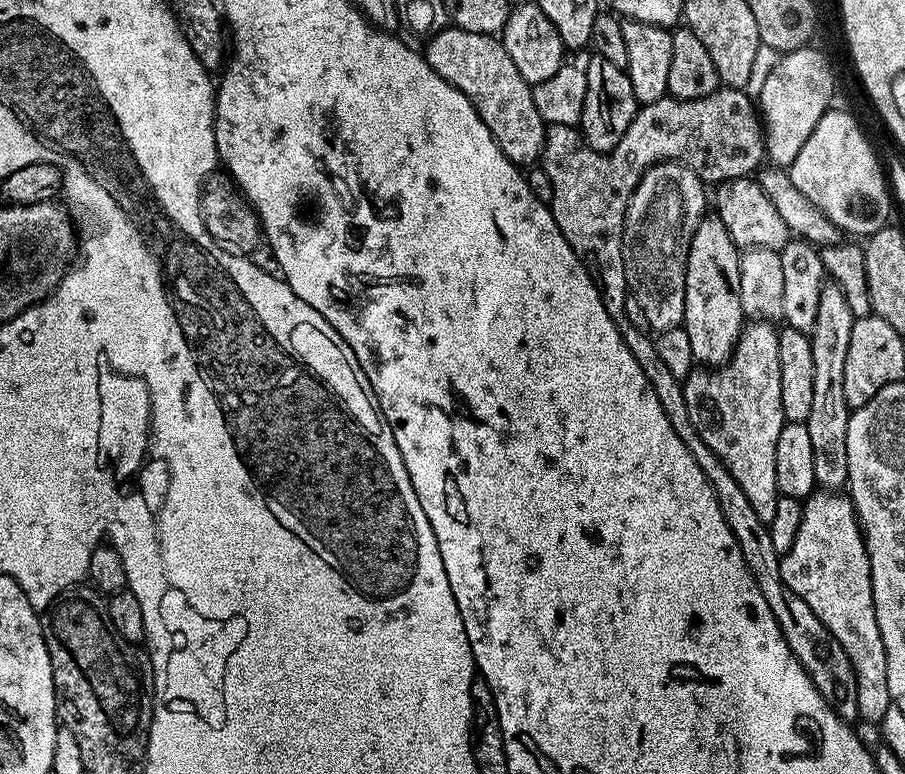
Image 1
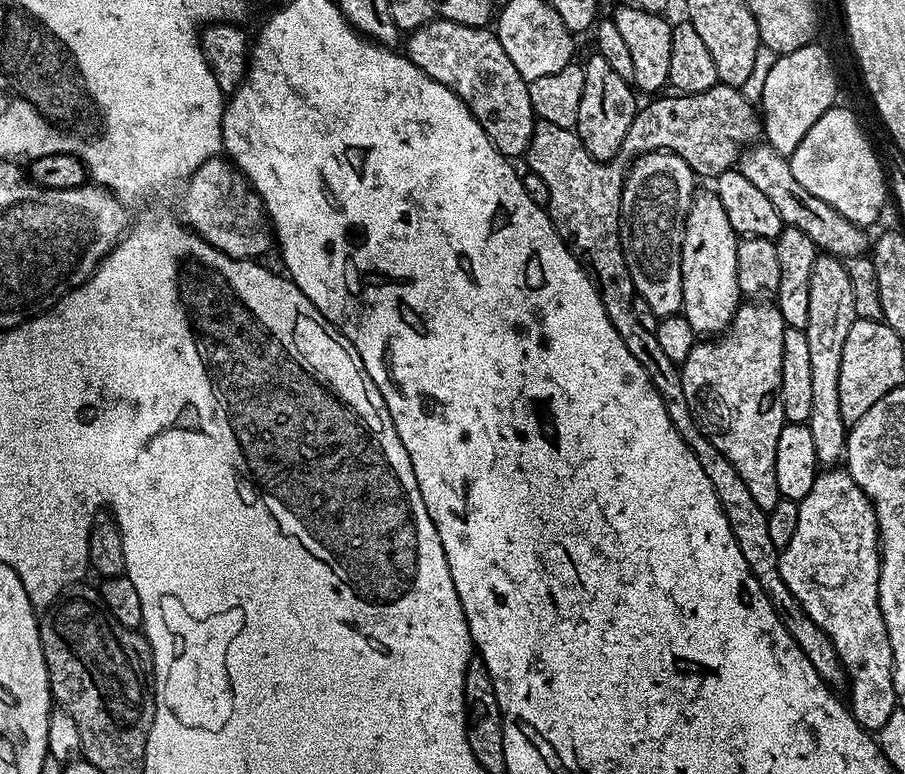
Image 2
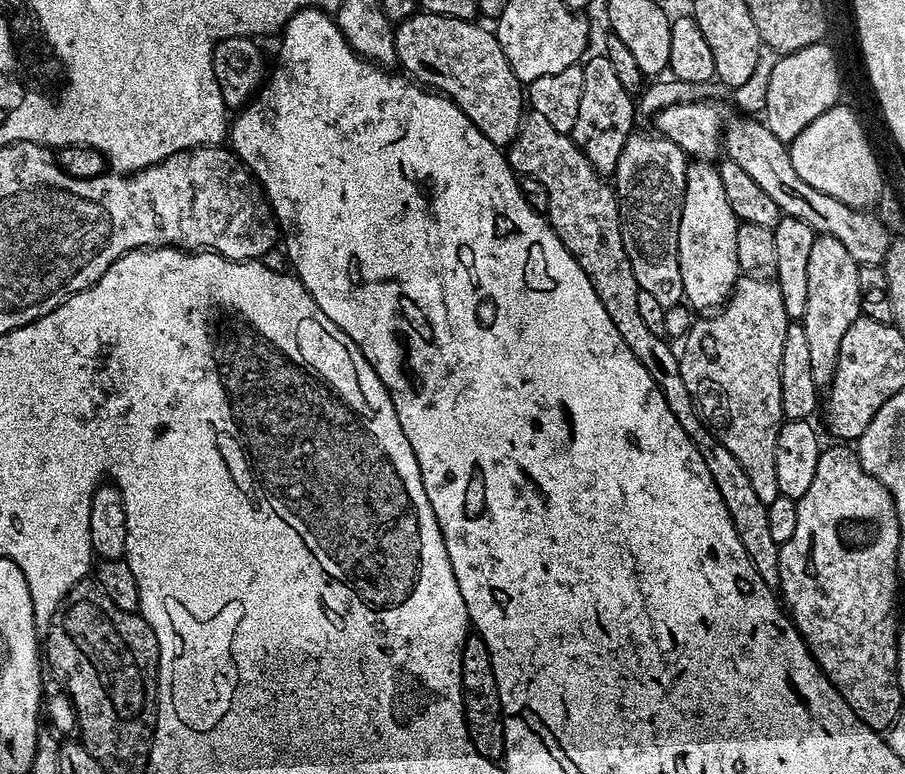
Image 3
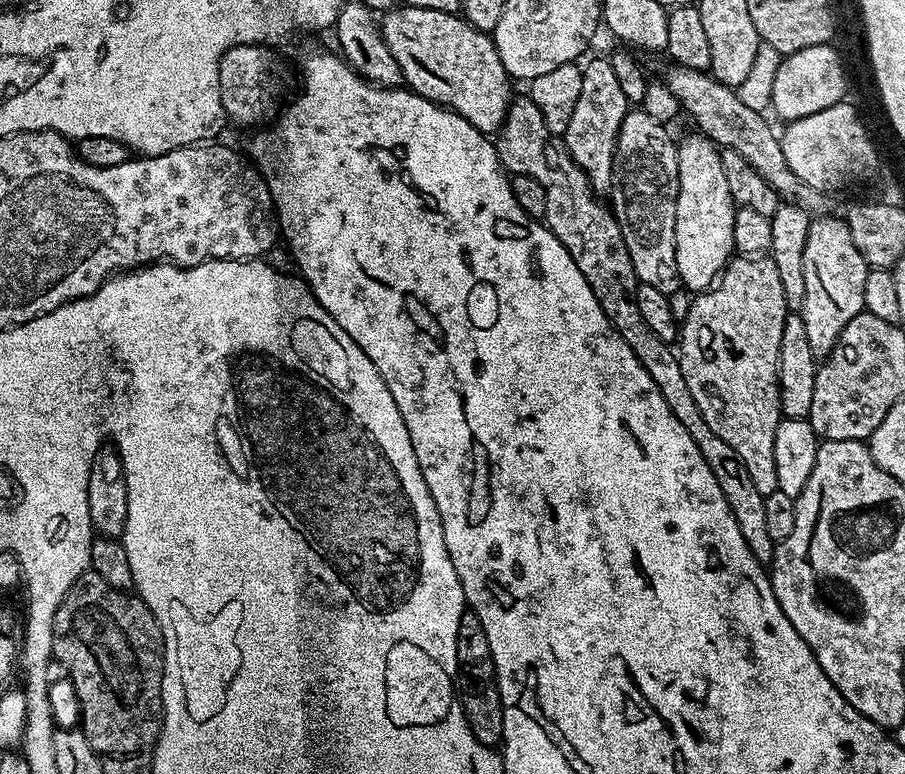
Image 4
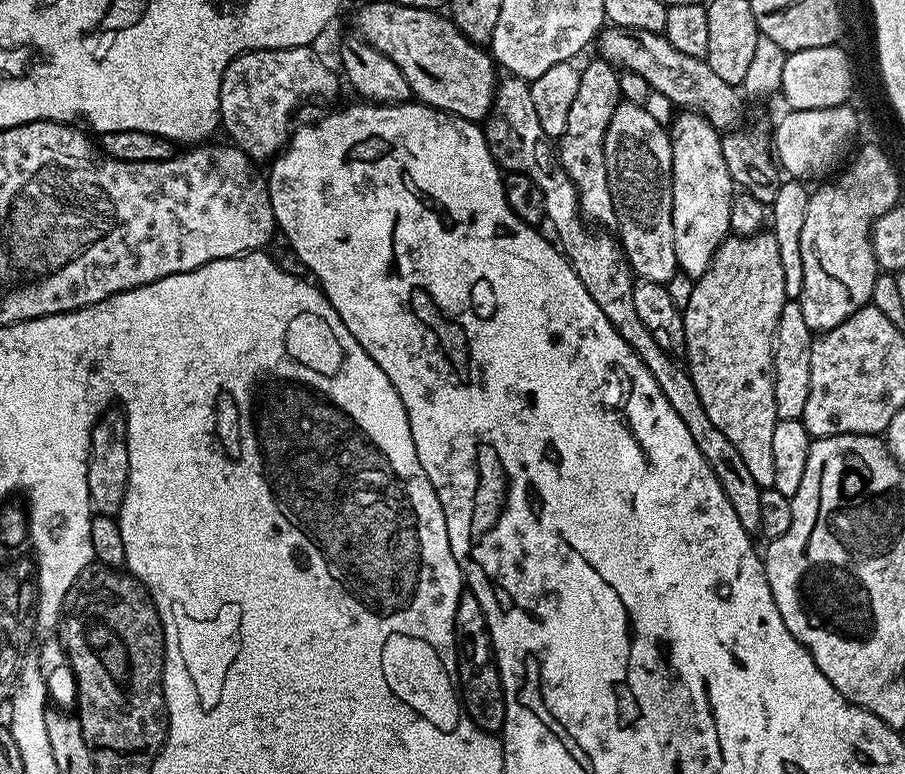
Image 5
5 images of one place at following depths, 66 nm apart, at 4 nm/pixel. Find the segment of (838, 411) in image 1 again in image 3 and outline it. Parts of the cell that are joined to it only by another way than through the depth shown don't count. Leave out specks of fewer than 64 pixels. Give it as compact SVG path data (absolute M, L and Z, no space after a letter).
M817 235L814 247L810 249L806 293L806 314L802 321L806 330L806 343L810 353L810 370L817 389L827 389L838 366L838 350L842 337L854 322L860 319L860 291L858 274L861 265L850 258L850 250L833 236Z

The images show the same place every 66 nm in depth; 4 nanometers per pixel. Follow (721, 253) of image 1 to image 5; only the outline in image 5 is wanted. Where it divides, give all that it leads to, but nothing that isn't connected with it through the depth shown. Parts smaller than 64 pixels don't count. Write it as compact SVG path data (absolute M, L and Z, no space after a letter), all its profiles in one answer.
M684 110L679 114L676 125L670 128L674 254L677 269L683 275L699 278L712 265L720 243L730 235L734 185L722 154L721 133L699 112Z

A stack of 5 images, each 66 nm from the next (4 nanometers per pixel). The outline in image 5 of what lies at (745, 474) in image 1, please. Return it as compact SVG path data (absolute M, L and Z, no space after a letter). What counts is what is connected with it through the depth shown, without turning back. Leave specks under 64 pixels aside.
M771 231L755 236L729 235L720 243L712 265L694 283L694 294L683 308L684 352L686 367L710 414L710 422L730 438L732 445L742 454L754 482L760 489L774 488L774 426L778 419L774 402L774 369L772 354L776 347L776 327L786 301L786 282L782 278L782 257L778 254L778 242Z

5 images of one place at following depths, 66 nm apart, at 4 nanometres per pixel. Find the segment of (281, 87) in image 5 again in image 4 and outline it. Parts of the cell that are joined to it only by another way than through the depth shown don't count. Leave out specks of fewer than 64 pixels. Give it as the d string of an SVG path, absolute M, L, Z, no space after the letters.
M239 44L238 46L234 46L230 50L226 50L226 54L224 57L220 59L220 69L218 70L218 86L220 87L220 97L222 98L222 106L224 107L224 114L225 117L229 121L232 120L236 124L256 124L252 126L260 126L263 120L271 121L273 117L277 115L278 107L276 108L276 95L279 94L280 88L280 79L284 76L284 64L282 61L279 60L278 57L275 56L273 49L271 47L265 46L263 44Z

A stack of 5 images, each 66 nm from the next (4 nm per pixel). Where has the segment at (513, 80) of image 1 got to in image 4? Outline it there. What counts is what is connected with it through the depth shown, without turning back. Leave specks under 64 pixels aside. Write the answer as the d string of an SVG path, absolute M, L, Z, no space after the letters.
M397 6L391 12L383 13L380 20L380 32L384 35L386 46L390 46L390 54L398 58L398 66L402 66L404 84L420 96L436 104L451 108L466 122L485 134L499 133L508 113L508 105L514 99L513 81L510 79L506 66L502 66L502 58L498 58L496 43L491 35L478 31L464 19L463 15L442 10L426 10Z

